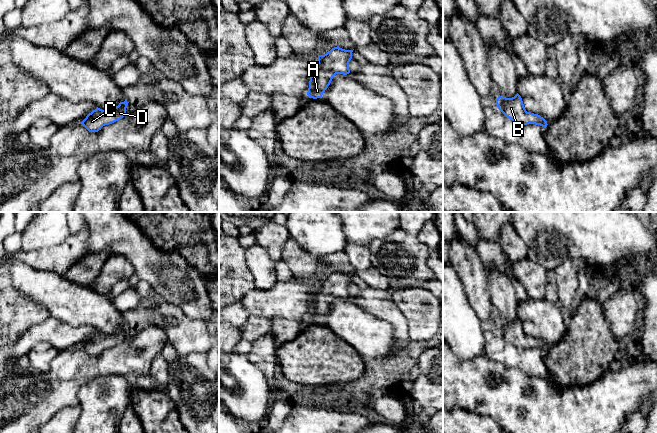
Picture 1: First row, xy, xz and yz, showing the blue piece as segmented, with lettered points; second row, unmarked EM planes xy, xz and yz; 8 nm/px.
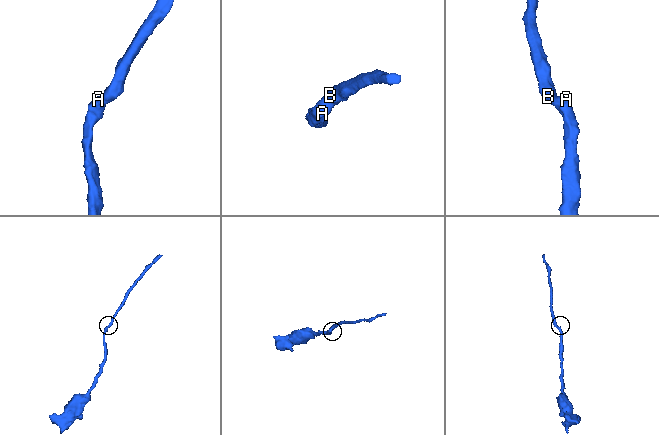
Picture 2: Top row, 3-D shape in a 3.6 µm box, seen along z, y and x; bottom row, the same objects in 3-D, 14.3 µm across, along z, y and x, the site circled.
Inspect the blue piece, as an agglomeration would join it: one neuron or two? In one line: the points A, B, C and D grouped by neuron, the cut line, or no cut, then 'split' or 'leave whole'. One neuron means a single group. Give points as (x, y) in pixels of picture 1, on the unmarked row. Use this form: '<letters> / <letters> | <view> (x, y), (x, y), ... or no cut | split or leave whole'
A B C D | no cut | leave whole

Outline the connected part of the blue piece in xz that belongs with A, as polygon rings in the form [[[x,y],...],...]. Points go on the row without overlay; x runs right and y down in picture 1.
[[[339,270],[332,272],[324,279],[318,279],[317,291],[313,295],[307,319],[309,322],[321,322],[336,298],[350,297],[349,286],[353,274],[345,274]]]

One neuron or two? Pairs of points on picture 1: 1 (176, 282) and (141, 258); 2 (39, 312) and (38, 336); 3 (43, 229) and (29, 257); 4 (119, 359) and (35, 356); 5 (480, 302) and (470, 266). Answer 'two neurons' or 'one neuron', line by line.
1: one neuron
2: two neurons
3: two neurons
4: two neurons
5: one neuron

